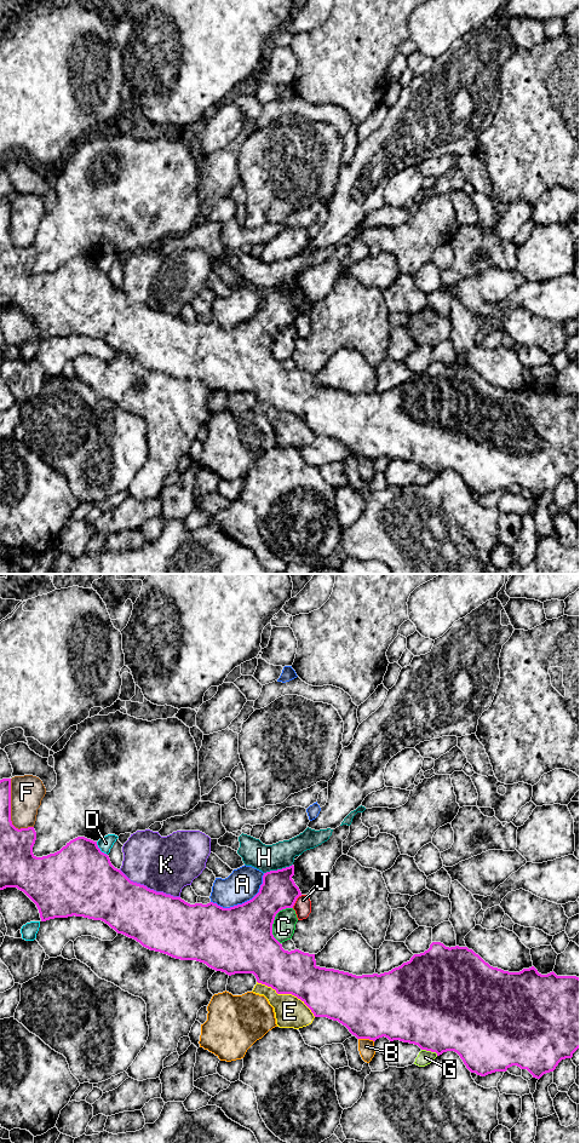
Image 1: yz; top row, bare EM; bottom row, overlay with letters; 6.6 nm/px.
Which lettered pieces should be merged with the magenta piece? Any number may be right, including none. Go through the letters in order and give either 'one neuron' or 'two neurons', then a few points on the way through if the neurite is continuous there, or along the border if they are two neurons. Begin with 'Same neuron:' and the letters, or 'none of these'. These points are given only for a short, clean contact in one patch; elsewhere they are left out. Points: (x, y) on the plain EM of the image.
Same neuron: none of these
A: two neurons
B: two neurons; border along yz (359, 457), (368, 457), (373, 460)
C: two neurons
D: two neurons
E: two neurons
F: two neurons
G: two neurons
H: two neurons; border along yz (292, 282), (264, 292)
J: two neurons; border along yz (302, 314), (292, 326)
K: two neurons

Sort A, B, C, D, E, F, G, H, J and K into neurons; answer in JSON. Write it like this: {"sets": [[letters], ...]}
{"sets": [["A"], ["B"], ["C"], ["D"], ["E"], ["F"], ["G"], ["H"], ["J"], ["K"]]}

